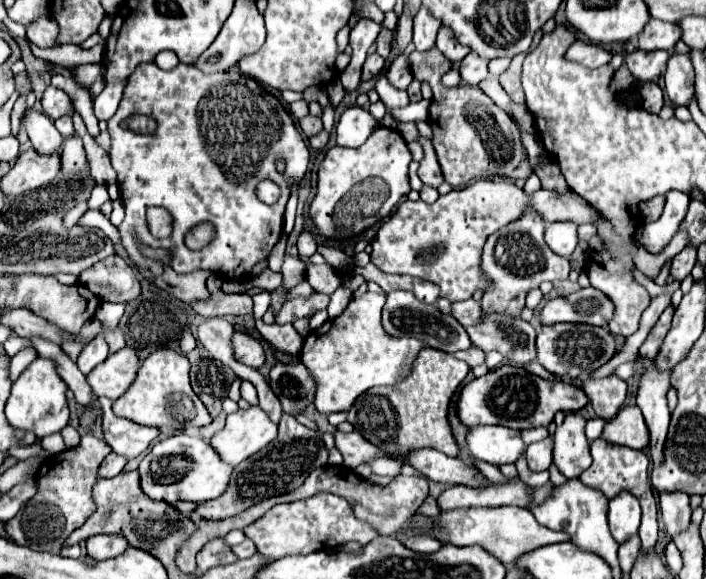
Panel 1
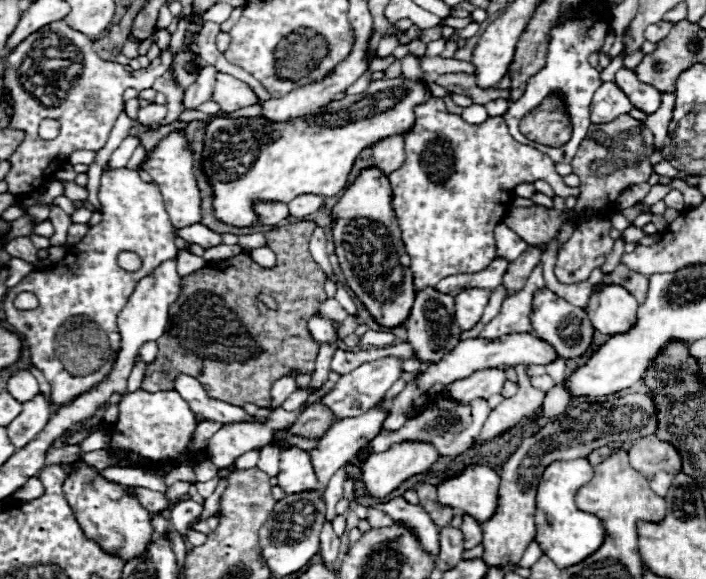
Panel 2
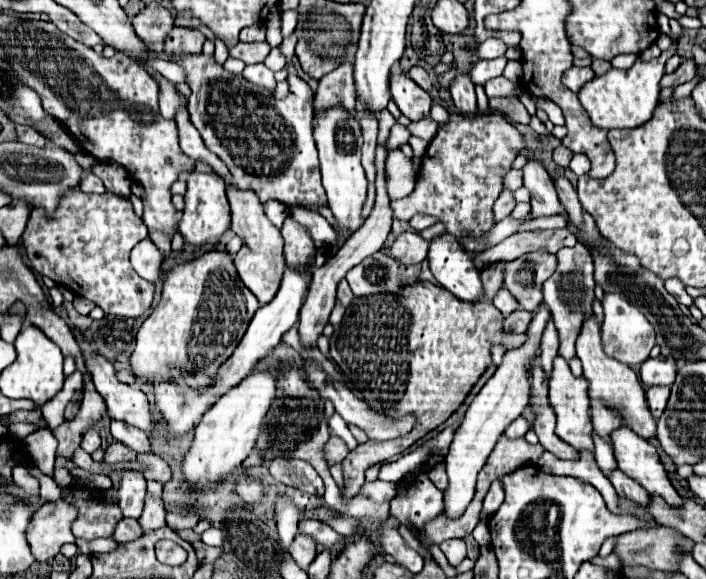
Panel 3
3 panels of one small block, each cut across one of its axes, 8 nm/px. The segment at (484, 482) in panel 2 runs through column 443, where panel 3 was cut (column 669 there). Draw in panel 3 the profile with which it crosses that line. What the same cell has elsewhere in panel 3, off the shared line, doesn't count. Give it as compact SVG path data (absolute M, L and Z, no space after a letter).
M620 426L610 434L612 446L614 446L614 456L618 462L618 468L634 478L640 486L644 486L650 494L664 496L668 504L680 506L682 498L678 492L672 488L666 470L660 462L660 456L656 448L634 434L630 428Z

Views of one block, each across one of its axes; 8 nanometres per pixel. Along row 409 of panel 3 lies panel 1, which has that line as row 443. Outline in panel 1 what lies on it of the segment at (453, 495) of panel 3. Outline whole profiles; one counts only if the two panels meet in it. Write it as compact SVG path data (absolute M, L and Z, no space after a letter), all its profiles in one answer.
M506 426L472 428L468 432L468 446L476 460L482 460L494 466L516 462L526 450L520 430L512 430Z

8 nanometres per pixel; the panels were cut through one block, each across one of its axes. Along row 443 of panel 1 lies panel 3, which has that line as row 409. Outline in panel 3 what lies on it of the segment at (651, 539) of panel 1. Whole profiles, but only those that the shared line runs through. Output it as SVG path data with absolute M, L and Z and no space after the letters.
M592 400L590 406L592 406L592 422L594 422L596 432L598 432L604 440L610 442L610 432L616 430L618 426L624 426L624 420L620 418L620 414L608 410L602 402Z

